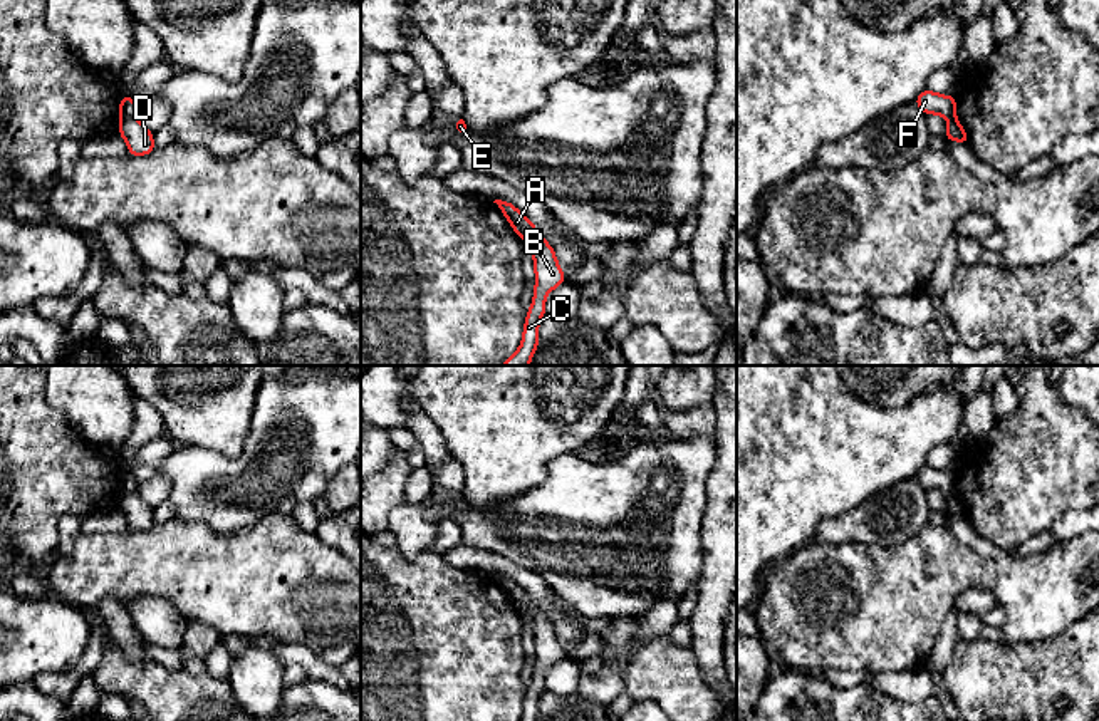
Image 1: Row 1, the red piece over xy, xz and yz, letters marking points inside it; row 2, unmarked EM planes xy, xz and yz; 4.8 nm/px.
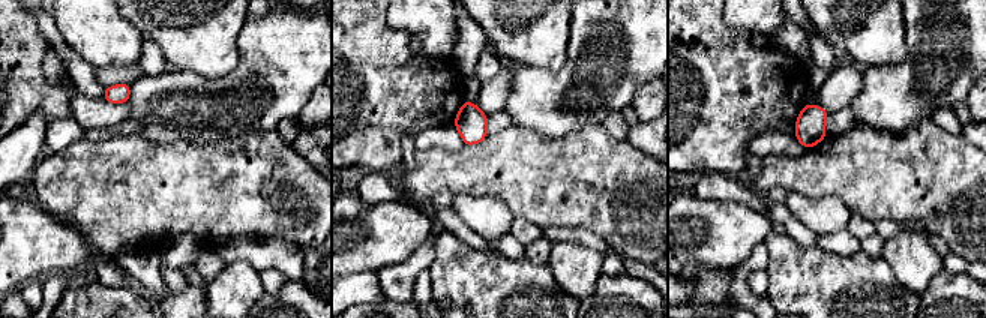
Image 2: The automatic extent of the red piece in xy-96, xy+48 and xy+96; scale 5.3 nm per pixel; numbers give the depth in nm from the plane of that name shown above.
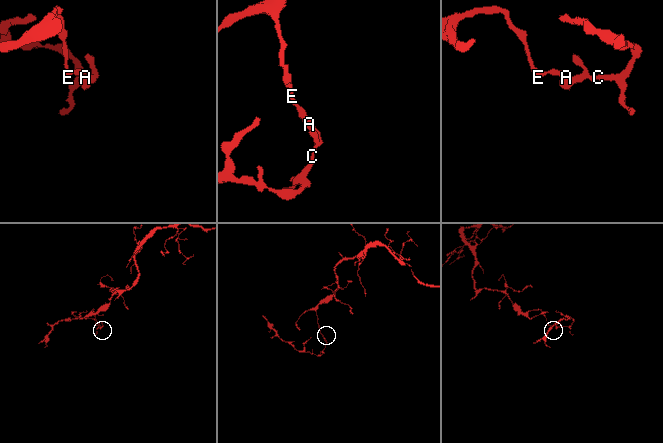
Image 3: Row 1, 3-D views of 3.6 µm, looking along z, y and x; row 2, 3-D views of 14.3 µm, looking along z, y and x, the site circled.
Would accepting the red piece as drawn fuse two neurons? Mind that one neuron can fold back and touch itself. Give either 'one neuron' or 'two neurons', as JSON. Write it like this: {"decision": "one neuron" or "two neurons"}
{"decision": "two neurons"}

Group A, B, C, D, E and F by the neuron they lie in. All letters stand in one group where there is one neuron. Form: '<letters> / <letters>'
A B C D / E F

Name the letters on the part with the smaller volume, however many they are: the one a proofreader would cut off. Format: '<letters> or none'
A, B, C, D

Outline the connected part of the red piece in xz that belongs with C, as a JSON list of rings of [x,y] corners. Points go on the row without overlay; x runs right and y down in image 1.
[[[508,577],[500,578],[498,584],[518,614],[527,615],[532,622],[535,666],[532,682],[527,686],[520,721],[539,721],[539,698],[545,691],[545,671],[565,657],[565,649],[559,642],[554,624],[522,587]]]

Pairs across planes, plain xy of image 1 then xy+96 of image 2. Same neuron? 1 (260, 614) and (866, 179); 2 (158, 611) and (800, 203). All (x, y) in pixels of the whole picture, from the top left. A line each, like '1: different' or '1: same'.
1: same
2: same

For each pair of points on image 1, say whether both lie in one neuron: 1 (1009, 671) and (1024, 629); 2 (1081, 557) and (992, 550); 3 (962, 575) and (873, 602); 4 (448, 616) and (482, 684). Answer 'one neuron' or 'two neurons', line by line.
1: two neurons
2: one neuron
3: one neuron
4: one neuron

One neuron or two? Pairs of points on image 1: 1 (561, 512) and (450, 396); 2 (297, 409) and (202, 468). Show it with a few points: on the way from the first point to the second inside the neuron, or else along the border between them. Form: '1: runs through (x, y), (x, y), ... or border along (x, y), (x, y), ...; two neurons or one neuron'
1: border along (561, 455), (539, 483), (500, 503); two neurons
2: runs through (284, 436), (229, 468); one neuron

